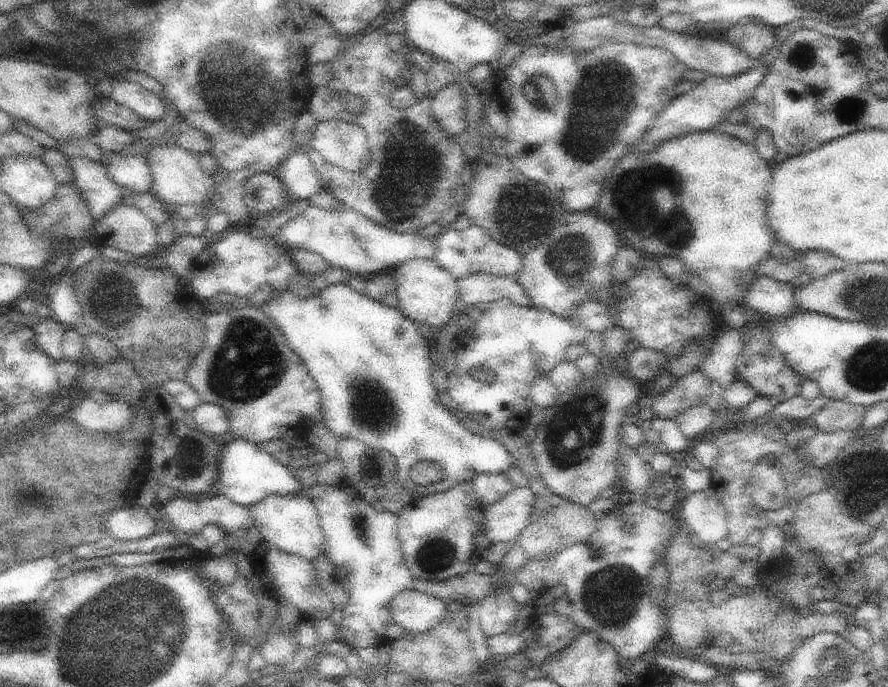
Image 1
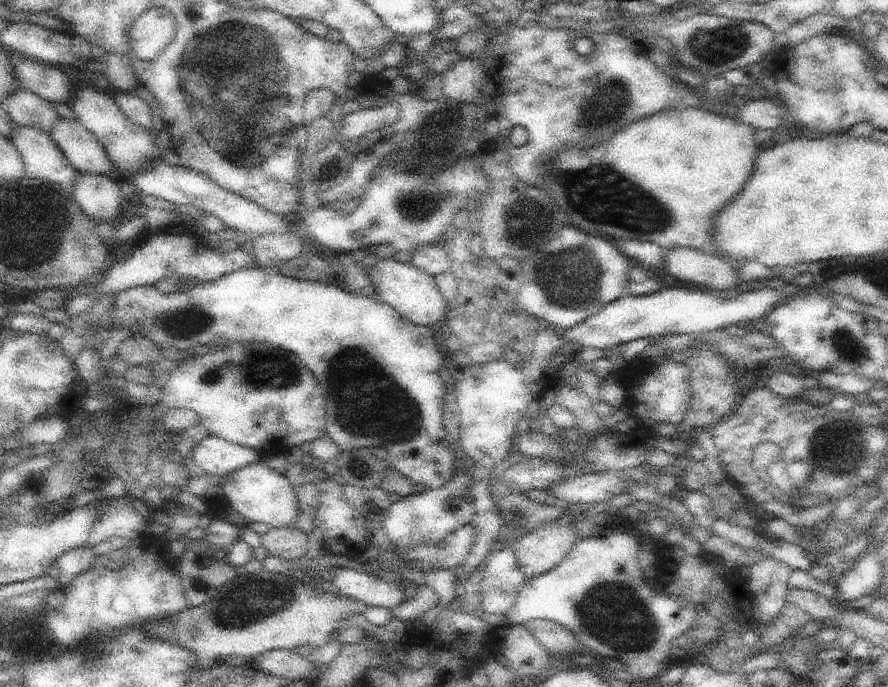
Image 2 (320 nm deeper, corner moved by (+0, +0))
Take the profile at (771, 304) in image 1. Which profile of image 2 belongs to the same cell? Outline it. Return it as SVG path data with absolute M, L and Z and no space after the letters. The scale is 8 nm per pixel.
M674 247L666 251L665 268L661 274L722 293L736 287L746 287L738 284L734 266L716 252L710 254L690 247Z

